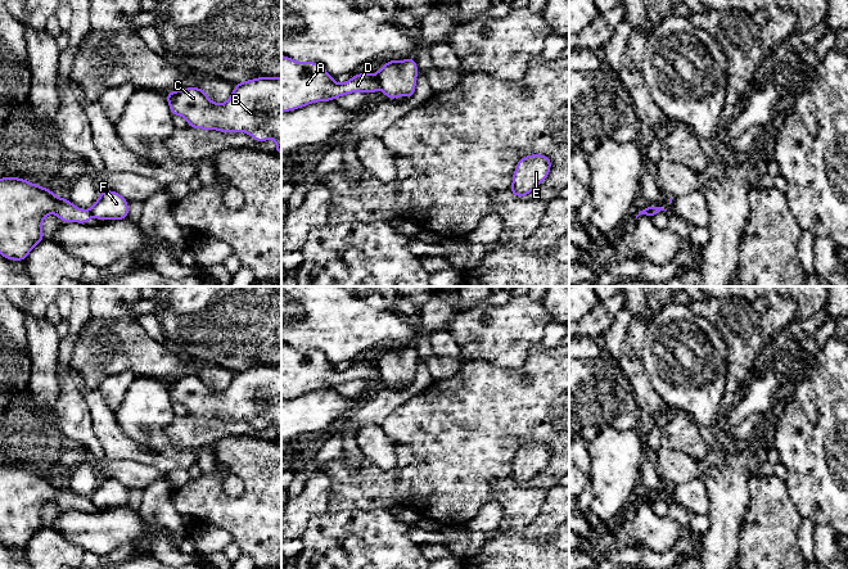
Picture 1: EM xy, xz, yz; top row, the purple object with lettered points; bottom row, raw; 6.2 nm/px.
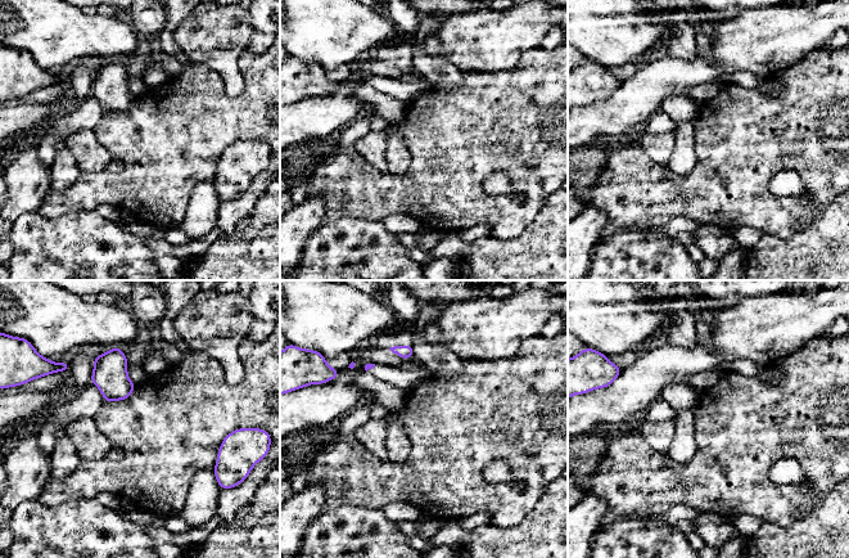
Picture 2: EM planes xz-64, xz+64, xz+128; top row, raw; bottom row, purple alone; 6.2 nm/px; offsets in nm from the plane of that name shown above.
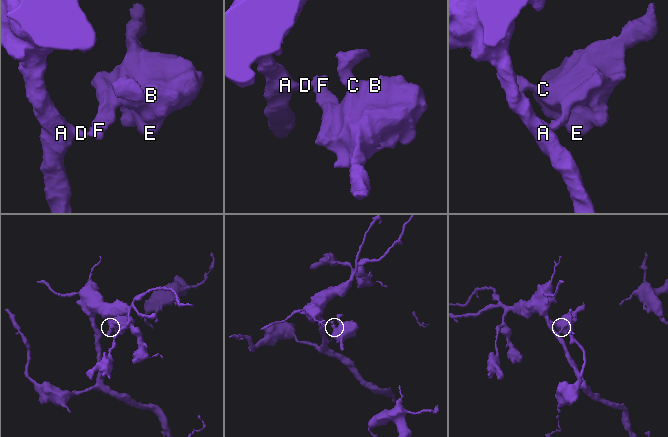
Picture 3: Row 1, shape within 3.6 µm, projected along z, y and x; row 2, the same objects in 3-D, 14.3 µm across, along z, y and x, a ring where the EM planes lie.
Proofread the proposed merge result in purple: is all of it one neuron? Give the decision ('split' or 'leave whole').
split

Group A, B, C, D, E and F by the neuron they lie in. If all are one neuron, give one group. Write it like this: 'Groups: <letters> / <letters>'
Groups: A D / B C E F

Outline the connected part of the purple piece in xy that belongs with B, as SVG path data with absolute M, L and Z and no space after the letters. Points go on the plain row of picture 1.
M257 365L249 369L242 369L235 372L230 385L221 393L212 389L204 376L186 375L166 381L172 403L182 403L190 416L217 417L221 420L245 420L257 430L265 430L267 426L276 428L276 439L281 442L281 365Z

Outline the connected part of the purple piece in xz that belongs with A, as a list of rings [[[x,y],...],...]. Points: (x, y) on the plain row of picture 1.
[[[281,343],[281,401],[316,389],[331,389],[351,380],[376,383],[379,369],[373,361],[356,361],[344,371],[337,371],[325,355],[316,349],[301,351]]]

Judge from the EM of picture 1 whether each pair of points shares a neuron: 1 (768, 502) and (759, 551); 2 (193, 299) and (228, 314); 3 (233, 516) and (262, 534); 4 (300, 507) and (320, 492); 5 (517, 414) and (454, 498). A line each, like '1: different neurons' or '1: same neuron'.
1: same neuron
2: different neurons
3: same neuron
4: same neuron
5: same neuron

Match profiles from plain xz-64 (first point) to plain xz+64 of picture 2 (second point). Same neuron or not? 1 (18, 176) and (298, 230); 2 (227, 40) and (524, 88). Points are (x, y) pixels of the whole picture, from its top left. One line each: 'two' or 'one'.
1: one
2: two

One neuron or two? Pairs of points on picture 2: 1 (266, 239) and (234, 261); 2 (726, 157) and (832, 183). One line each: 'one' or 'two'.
1: two
2: one

